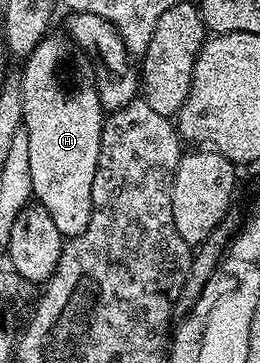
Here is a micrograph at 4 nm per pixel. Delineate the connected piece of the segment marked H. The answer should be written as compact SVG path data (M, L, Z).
M49 35L23 62L21 81L22 127L29 136L32 197L50 211L50 219L63 237L77 237L90 223L94 171L106 116L96 90L93 62L67 36Z

